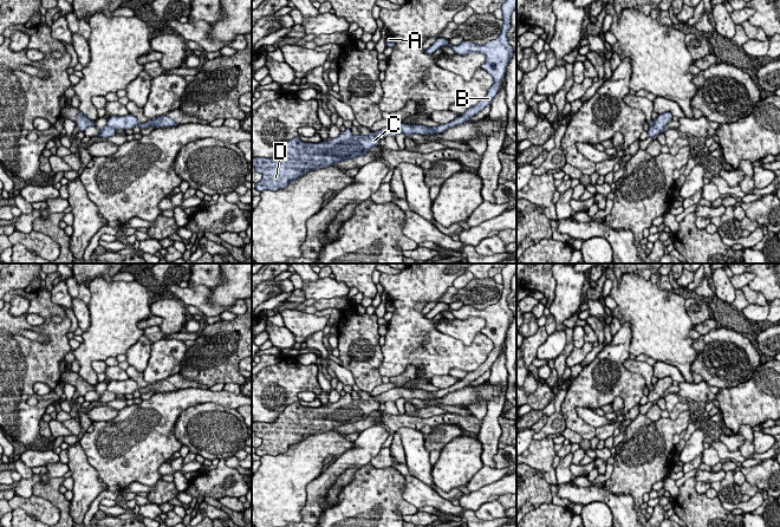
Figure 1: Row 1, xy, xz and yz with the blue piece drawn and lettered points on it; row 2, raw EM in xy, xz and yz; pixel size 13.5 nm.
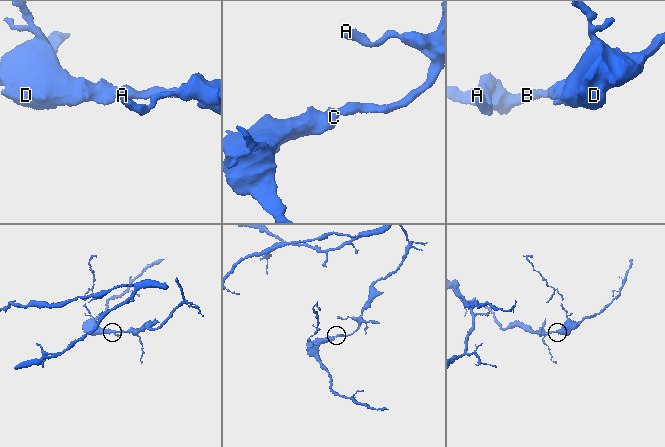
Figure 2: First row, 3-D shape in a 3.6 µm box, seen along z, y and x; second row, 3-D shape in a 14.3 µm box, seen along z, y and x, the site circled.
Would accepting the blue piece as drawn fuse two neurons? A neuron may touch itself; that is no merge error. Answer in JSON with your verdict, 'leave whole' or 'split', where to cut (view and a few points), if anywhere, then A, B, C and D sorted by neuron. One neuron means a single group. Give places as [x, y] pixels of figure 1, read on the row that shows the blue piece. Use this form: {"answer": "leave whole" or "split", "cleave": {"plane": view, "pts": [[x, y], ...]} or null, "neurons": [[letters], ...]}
{"answer": "split", "cleave": {"plane": "xy", "pts": [[106, 125], [115, 129]]}, "neurons": [["A", "B"], ["C", "D"]]}

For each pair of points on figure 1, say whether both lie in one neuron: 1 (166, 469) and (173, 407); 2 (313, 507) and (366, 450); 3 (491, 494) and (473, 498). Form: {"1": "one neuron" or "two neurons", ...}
{"1": "two neurons", "2": "one neuron", "3": "one neuron"}

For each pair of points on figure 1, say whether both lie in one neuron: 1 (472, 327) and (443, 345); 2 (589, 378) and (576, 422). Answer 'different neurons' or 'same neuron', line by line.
1: different neurons
2: same neuron

